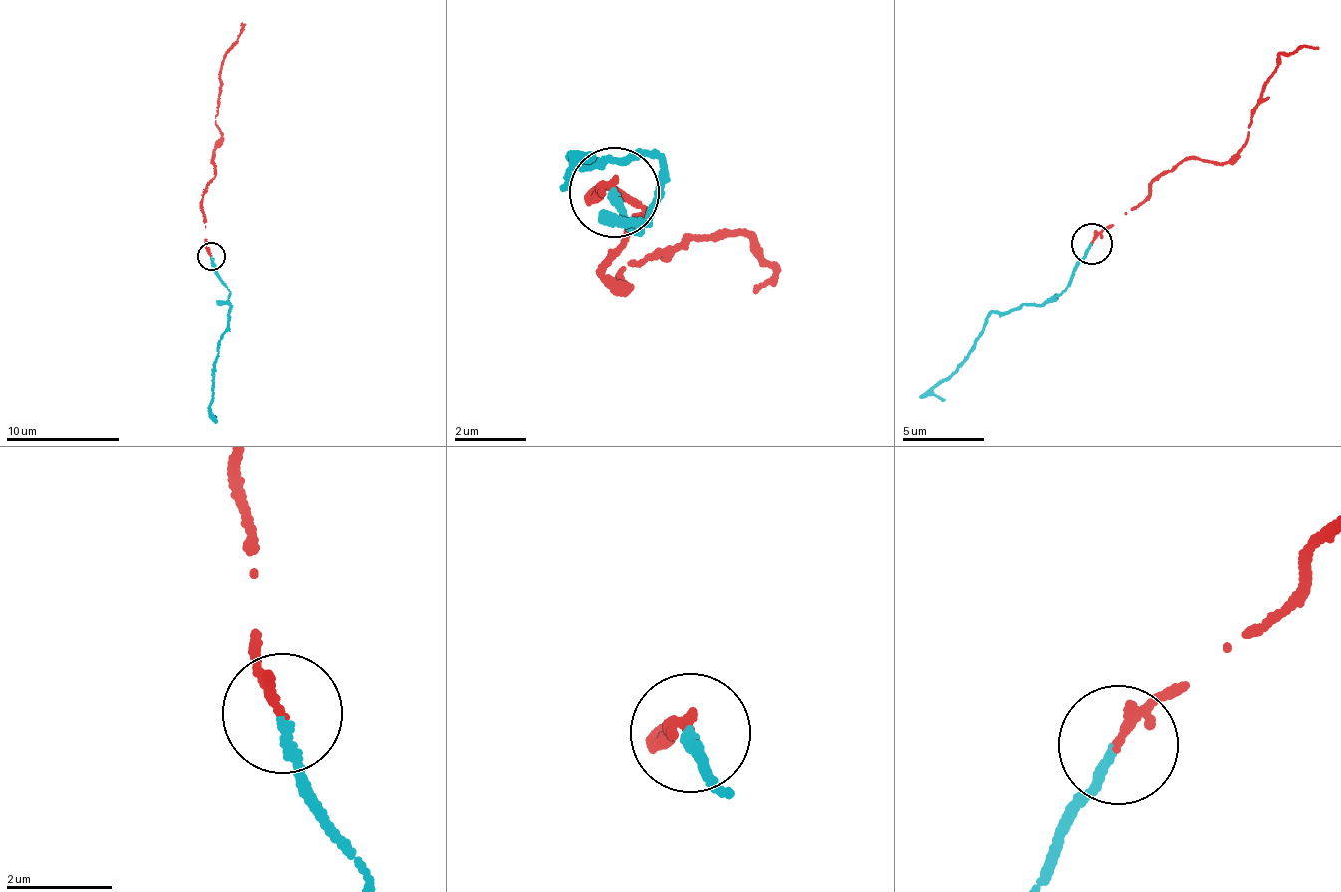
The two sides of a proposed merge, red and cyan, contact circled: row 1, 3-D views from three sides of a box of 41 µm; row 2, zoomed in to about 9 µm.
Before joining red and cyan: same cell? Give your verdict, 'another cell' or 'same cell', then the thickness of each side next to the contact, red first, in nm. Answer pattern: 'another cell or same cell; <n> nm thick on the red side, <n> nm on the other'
same cell; 170 nm thick on the red side, 160 nm on the other

